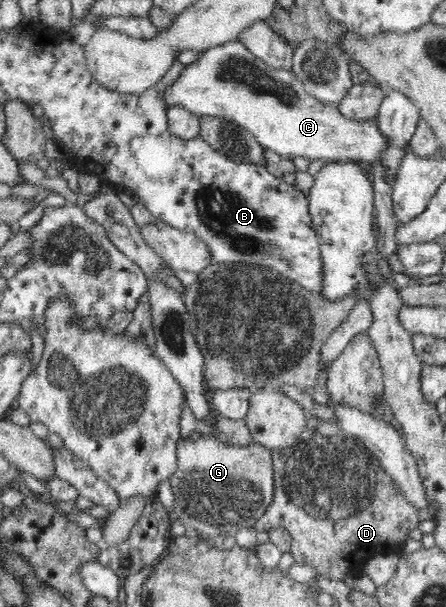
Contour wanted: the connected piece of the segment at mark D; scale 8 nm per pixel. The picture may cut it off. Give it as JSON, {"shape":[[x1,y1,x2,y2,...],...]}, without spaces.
{"shape":[[307,416,307,424,304,428,304,432,295,440,295,444,291,444,291,447,277,449,272,452,272,470,274,486,273,500,271,504,265,508,263,516,257,518,251,525,253,525,257,531,268,531,270,528,275,528,275,526,285,528,291,535,290,552,292,553,294,562,313,566,320,575,320,579,334,579,344,582,347,574,353,574,359,571,362,562,367,558,401,549,409,538,409,532,411,532,413,528,417,528,417,524,420,522,417,515,418,511,406,499,399,485,391,477,385,475,385,469,380,464,377,456,375,456,373,452,370,452,359,438,347,435,344,430,340,428,339,424,335,424,334,422,321,420,315,416]]}

